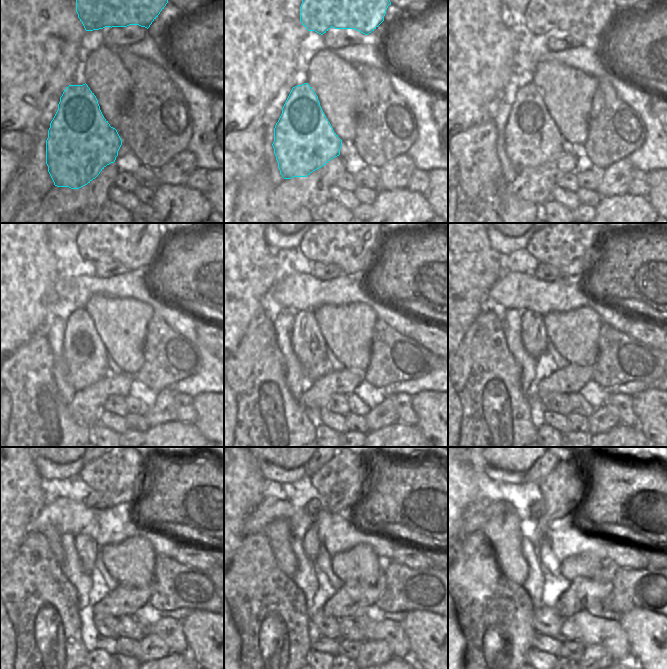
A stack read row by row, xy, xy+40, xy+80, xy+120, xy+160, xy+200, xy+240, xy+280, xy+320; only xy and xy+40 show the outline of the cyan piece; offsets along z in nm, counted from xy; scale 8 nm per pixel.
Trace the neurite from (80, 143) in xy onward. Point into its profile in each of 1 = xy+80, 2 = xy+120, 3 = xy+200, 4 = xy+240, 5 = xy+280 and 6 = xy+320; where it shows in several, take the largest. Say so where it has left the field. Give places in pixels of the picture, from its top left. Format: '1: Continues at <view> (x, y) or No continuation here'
1: Continues at xy+80 (531, 138)
2: Continues at xy+120 (87, 360)
3: Continues at xy+200 (534, 338)
4: Continues at xy+240 (89, 554)
5: Continues at xy+280 (314, 551)
6: Continues at xy+320 (563, 489).

